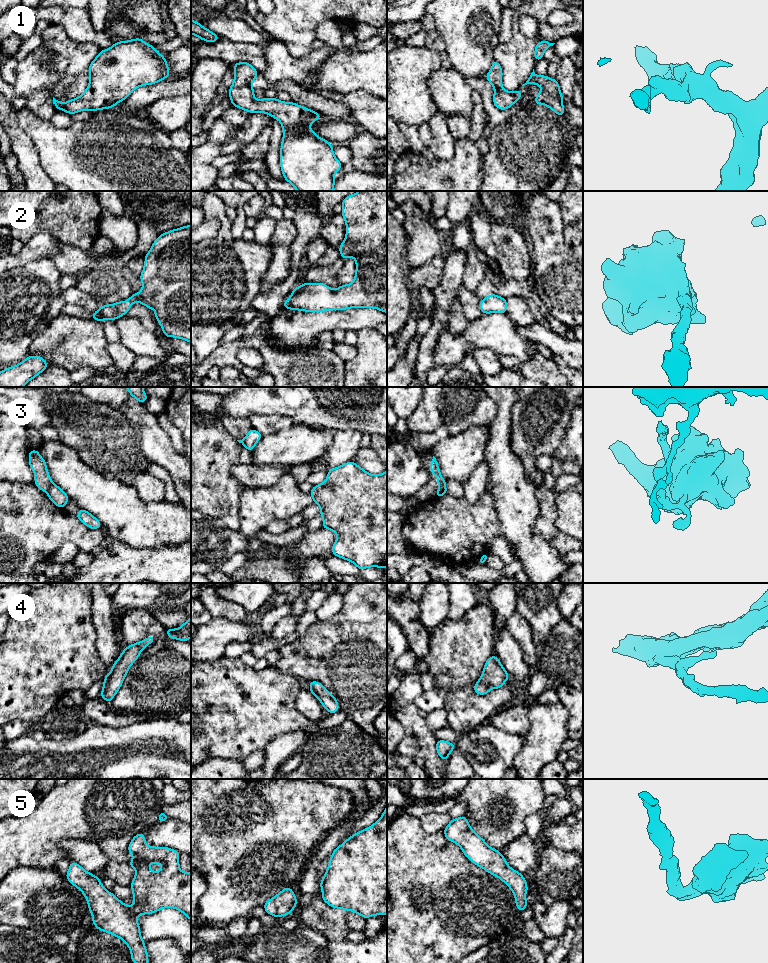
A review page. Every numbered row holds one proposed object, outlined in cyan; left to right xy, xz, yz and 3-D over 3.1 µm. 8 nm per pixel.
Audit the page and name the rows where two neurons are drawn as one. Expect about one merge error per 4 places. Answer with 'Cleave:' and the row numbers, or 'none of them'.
Cleave: 3

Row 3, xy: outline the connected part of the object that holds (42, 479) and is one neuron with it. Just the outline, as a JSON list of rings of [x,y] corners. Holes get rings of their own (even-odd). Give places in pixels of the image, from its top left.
[[[30,450],[29,465],[35,473],[35,484],[41,491],[47,492],[52,485],[52,480],[48,474],[45,460],[40,456],[38,450]]]

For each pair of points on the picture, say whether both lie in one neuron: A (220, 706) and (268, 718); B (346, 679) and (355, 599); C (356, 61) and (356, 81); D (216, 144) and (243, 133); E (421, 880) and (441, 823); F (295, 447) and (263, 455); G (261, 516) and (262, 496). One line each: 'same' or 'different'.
A: same
B: same
C: same
D: different
E: different
F: same
G: same

